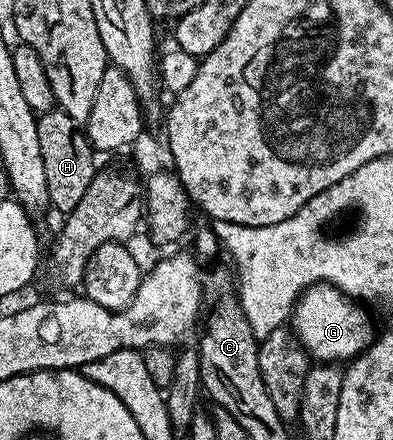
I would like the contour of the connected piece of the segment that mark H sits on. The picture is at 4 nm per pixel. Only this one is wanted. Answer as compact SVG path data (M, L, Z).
M58 106L38 113L37 142L41 145L41 159L45 162L45 186L50 207L55 207L59 214L69 213L77 202L81 202L85 190L89 190L89 182L93 182L97 171L96 153L87 140L86 131Z

